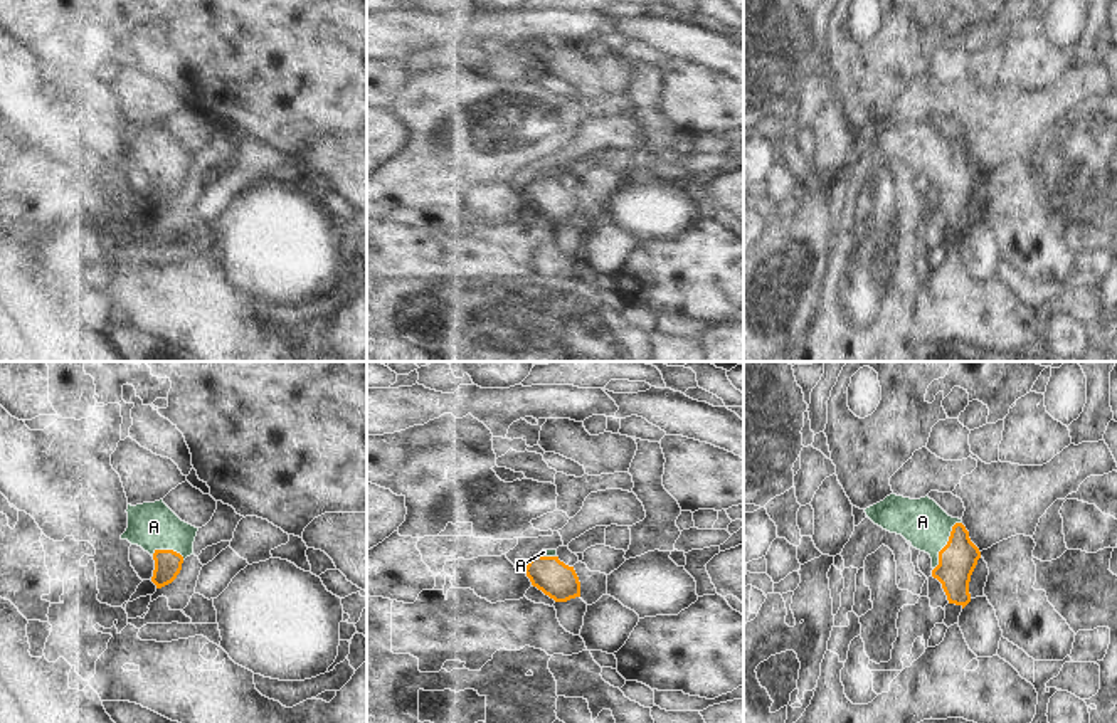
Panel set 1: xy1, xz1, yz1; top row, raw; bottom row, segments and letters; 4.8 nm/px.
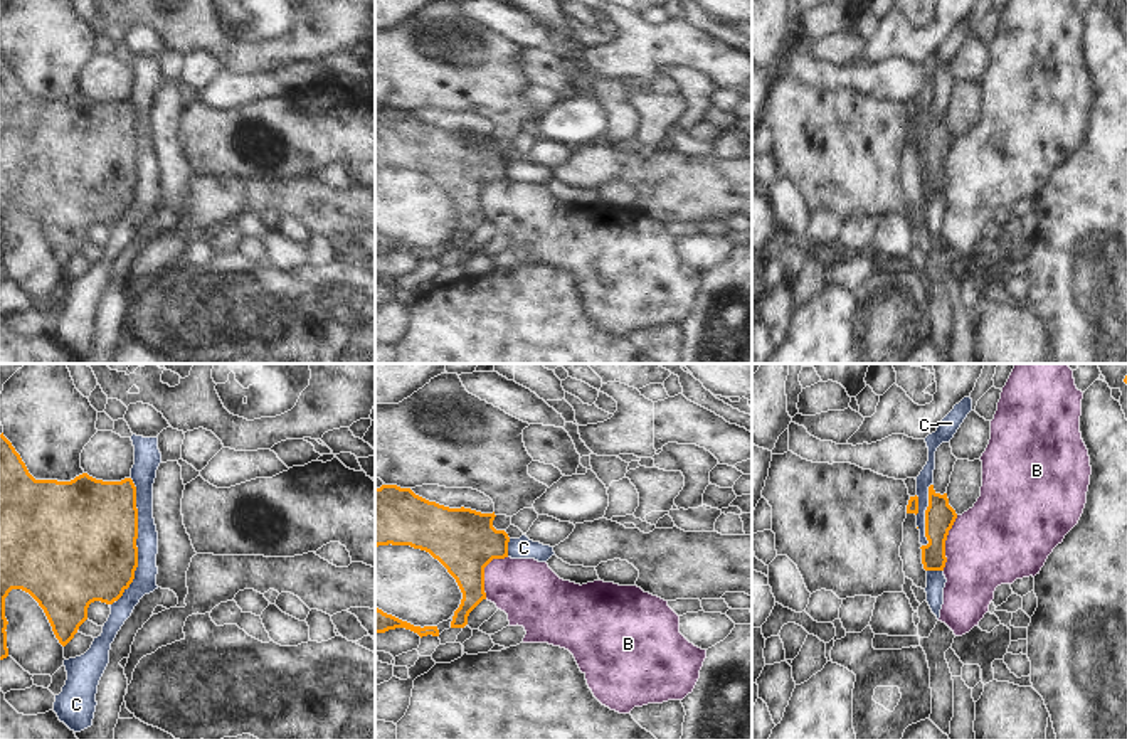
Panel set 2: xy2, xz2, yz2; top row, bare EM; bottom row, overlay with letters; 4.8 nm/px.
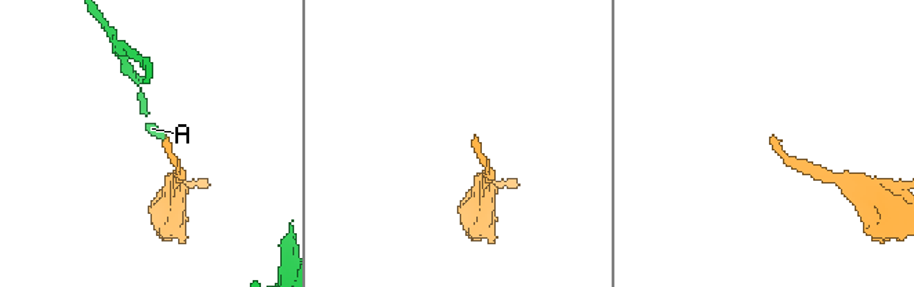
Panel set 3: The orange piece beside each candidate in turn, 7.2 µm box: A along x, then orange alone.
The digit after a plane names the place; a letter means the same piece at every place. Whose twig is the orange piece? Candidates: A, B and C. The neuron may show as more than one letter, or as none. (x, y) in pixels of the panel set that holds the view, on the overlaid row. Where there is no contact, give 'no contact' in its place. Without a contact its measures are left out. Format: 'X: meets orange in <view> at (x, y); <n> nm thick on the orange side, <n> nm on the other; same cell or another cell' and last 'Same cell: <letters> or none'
A: meets orange in yz1 at (947, 543); 180 nm thick on the orange side, 220 nm on the other; same cell
B: meets orange in yz2 at (944, 542); 140 nm thick on the orange side, 400 nm on the other; another cell
C: meets orange in xy2 at (135, 541); 500 nm thick on the orange side, 110 nm on the other; another cell
Same cell: A

